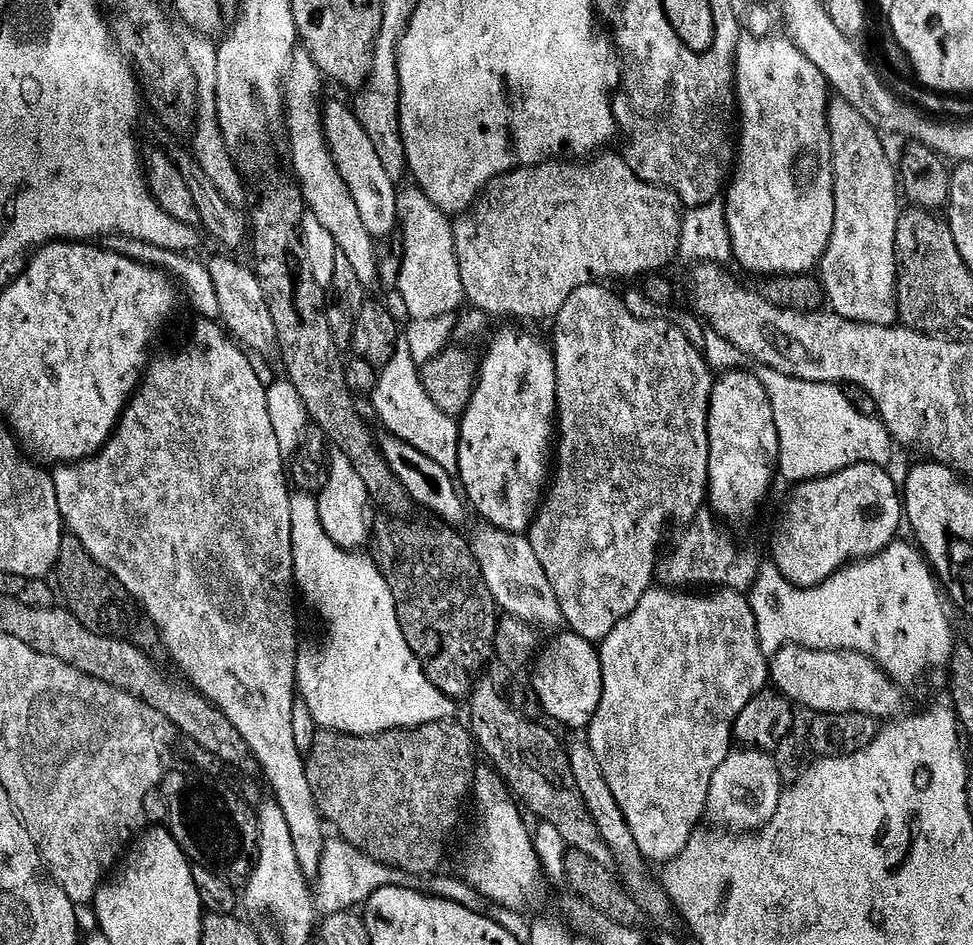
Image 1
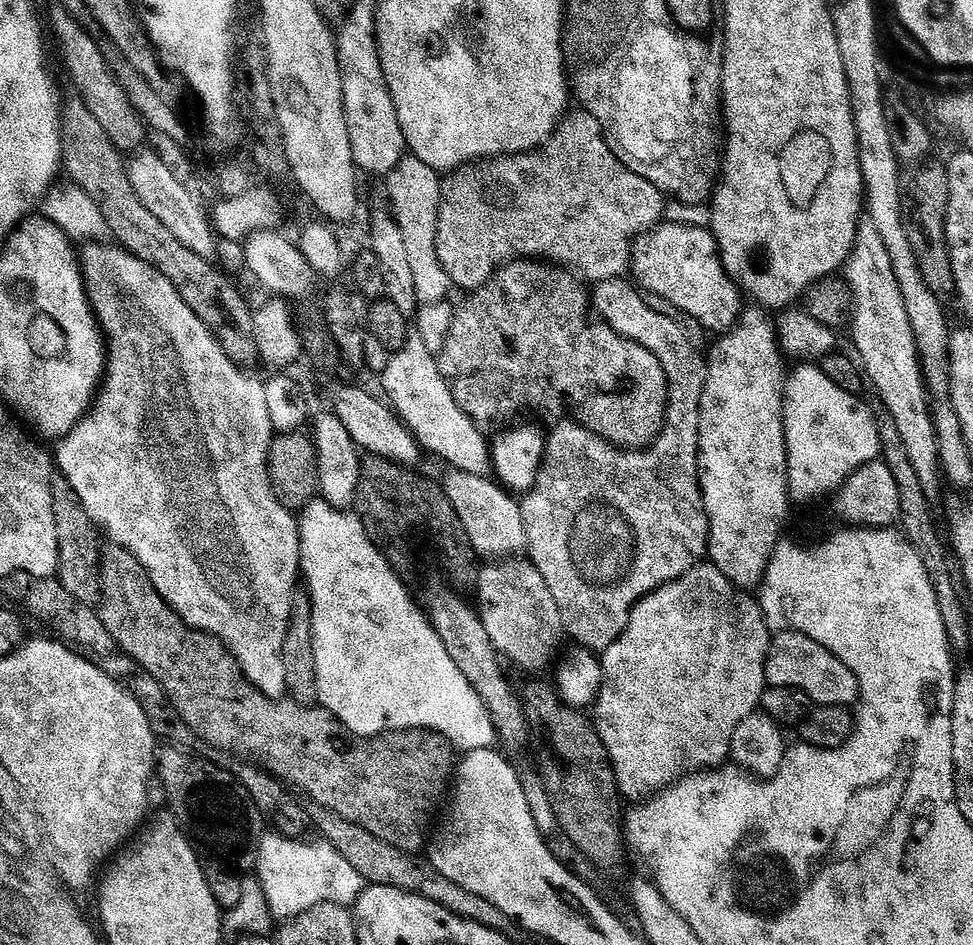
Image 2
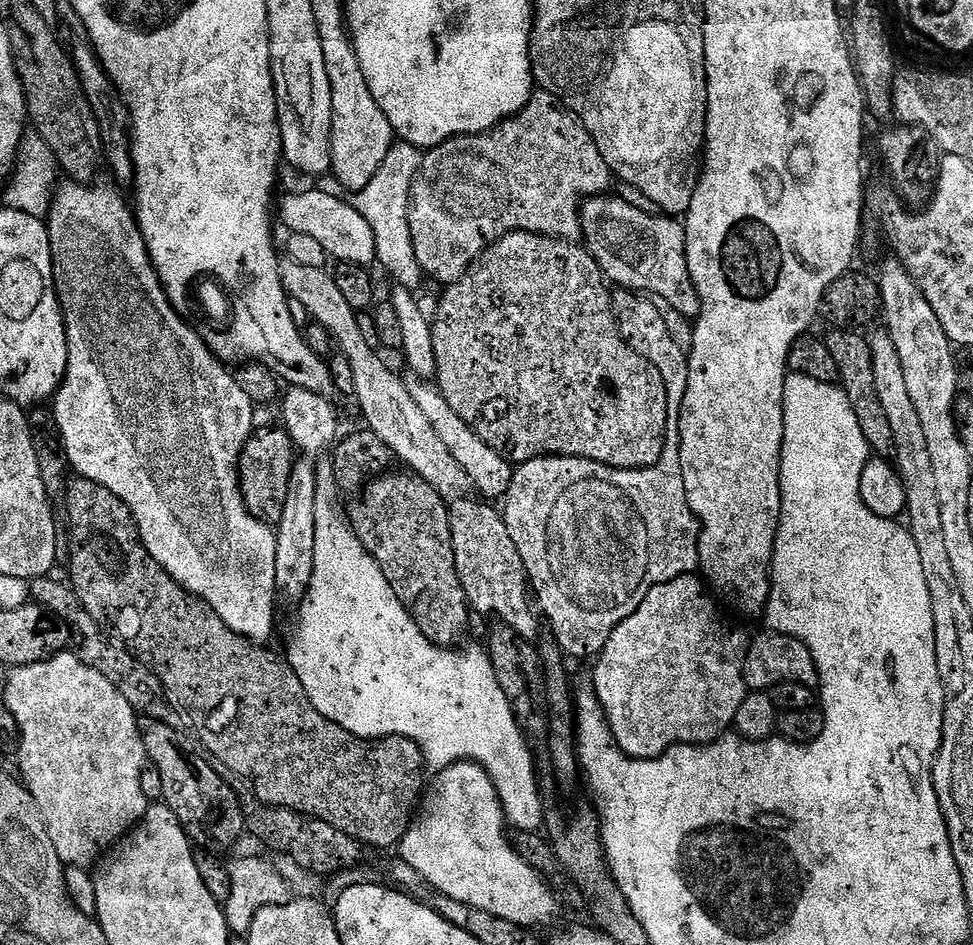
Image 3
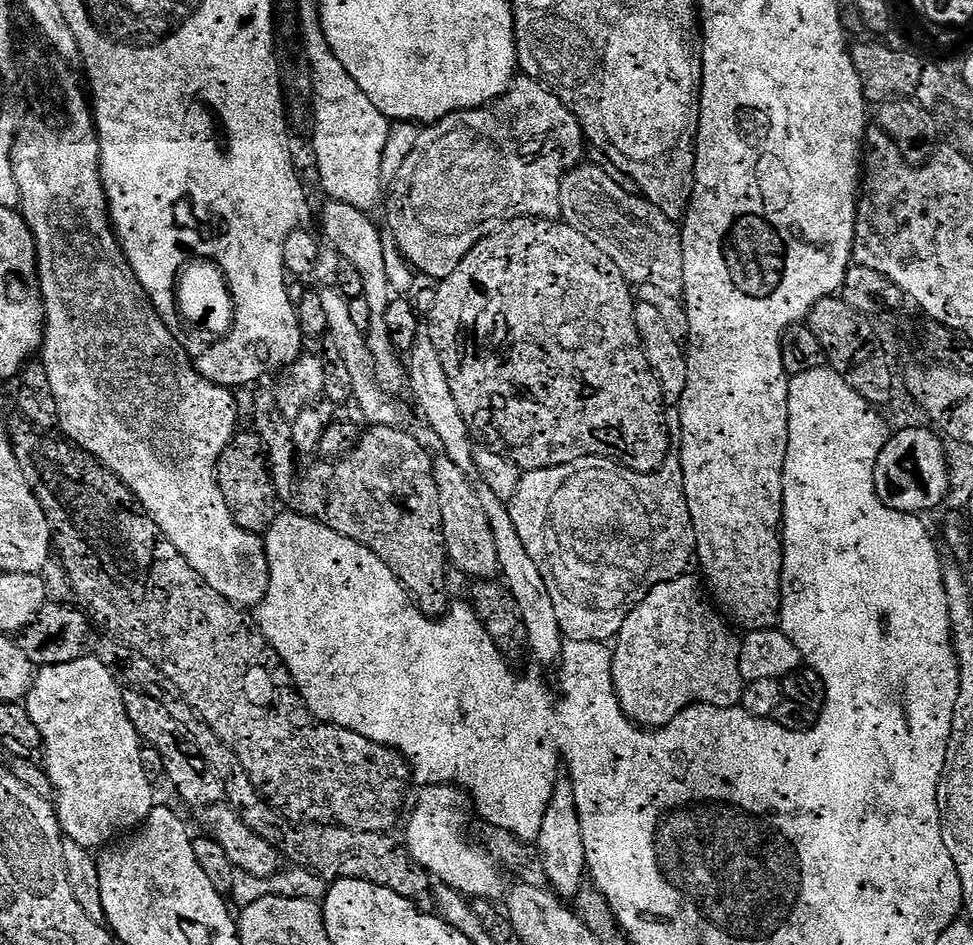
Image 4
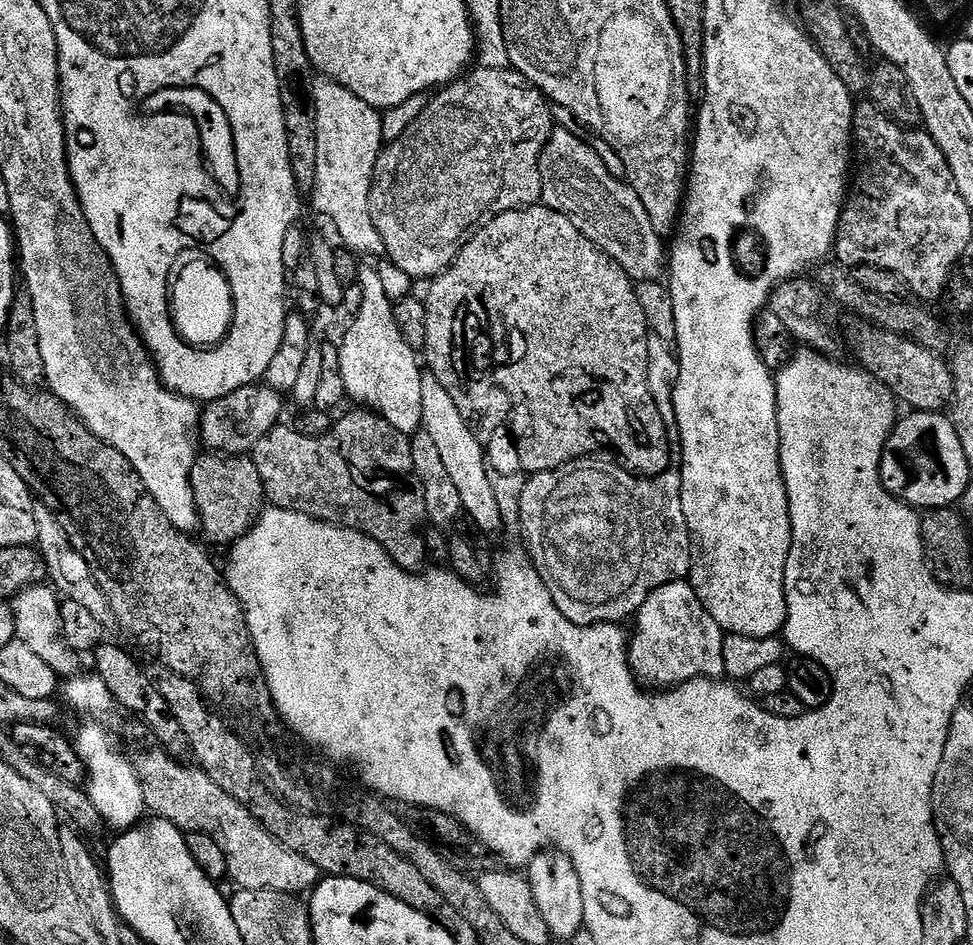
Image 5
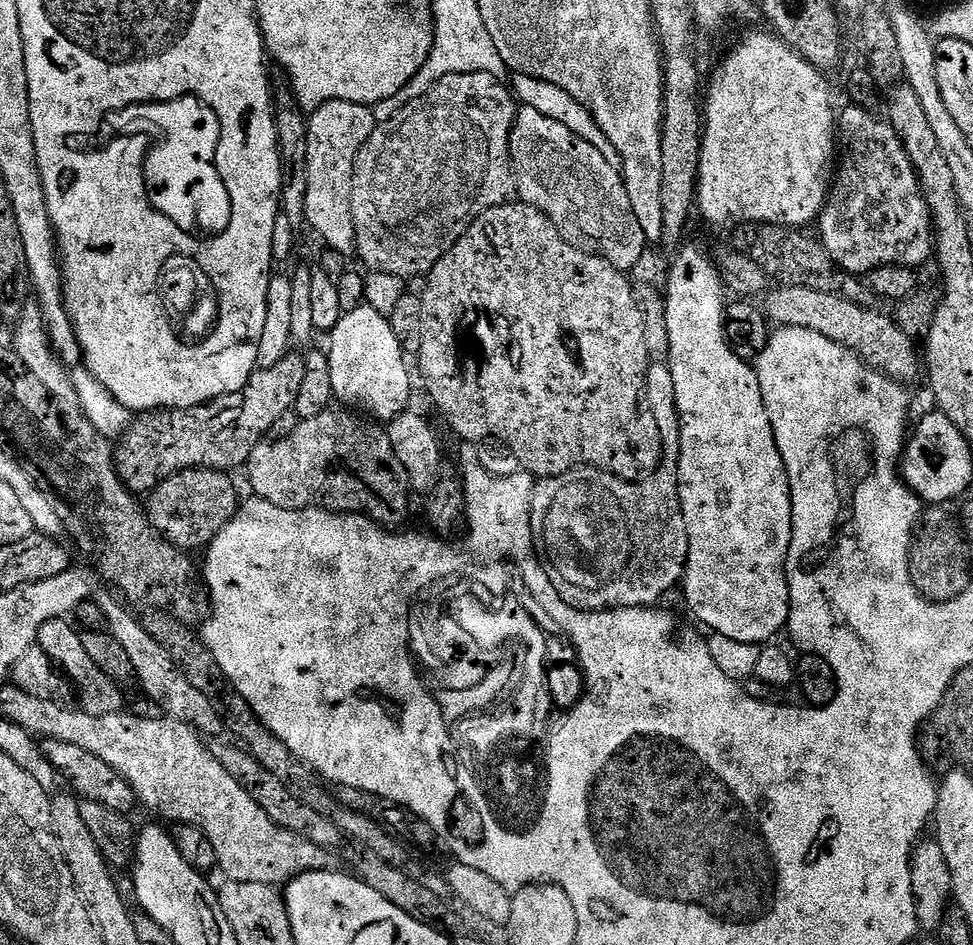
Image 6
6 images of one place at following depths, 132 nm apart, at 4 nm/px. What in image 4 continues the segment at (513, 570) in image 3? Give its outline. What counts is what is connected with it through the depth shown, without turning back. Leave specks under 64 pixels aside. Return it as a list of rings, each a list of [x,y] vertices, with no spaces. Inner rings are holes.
[[[443,454],[433,461],[433,472],[442,515],[440,548],[446,550],[449,565],[454,570],[456,568],[474,577],[474,580],[493,579],[499,573],[500,567],[493,531],[490,529],[489,519],[477,501],[475,487],[469,482],[471,479]]]

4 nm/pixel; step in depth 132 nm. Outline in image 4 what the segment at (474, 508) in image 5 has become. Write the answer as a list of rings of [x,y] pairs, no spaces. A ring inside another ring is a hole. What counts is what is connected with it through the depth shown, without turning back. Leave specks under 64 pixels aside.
[[[427,336],[419,337],[412,347],[414,348],[410,354],[410,380],[414,384],[418,384],[416,398],[433,434],[440,439],[440,444],[444,447],[442,448],[443,455],[447,456],[458,470],[467,474],[475,473],[473,437],[458,410],[457,403],[454,402],[448,379],[442,368],[442,360],[438,356],[438,350],[434,349],[432,340]],[[480,486],[475,491],[477,501],[485,512],[486,518],[489,519],[490,529],[493,531],[495,549],[500,563],[499,575],[504,576],[503,587],[507,588],[508,593],[513,596],[518,610],[523,611],[531,655],[535,663],[537,660],[540,664],[559,665],[564,655],[566,641],[564,635],[560,633],[558,614],[554,614],[553,589],[545,573],[537,566],[532,553],[526,546],[522,546],[522,538],[518,538],[518,530],[514,530],[509,505],[497,498],[488,487]]]

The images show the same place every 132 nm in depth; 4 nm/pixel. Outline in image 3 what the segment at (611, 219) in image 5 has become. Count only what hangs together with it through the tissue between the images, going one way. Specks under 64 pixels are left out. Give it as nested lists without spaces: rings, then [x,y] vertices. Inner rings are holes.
[[[611,194],[589,196],[579,207],[579,227],[584,228],[586,247],[600,264],[600,270],[609,281],[621,284],[624,290],[636,294],[647,294],[657,301],[669,304],[676,316],[696,318],[700,315],[700,298],[691,280],[690,266],[687,265],[687,238],[685,225],[679,219],[667,214],[651,216],[640,208],[635,208],[628,200],[619,200]]]

